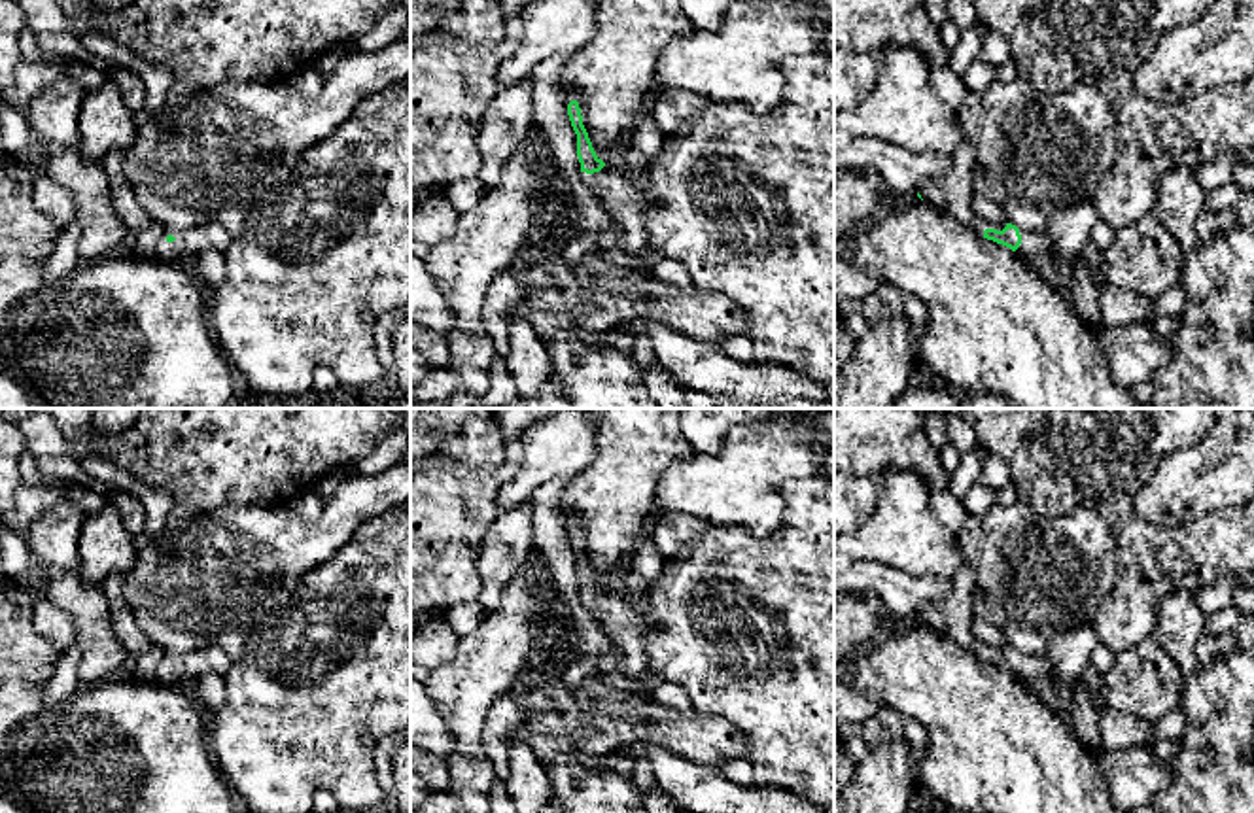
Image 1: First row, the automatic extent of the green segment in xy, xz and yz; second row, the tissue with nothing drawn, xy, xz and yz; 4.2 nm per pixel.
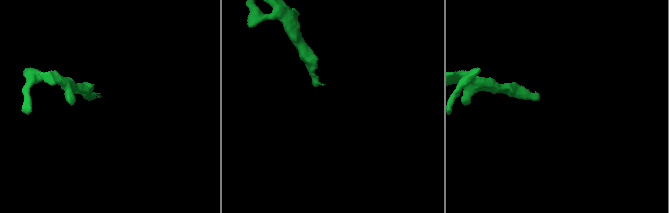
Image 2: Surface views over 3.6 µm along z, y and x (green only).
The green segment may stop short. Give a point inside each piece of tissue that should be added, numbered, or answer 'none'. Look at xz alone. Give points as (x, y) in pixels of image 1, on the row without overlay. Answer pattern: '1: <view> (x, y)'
1: xz (623, 619)

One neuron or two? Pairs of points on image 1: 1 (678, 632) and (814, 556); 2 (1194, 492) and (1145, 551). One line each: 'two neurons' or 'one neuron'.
1: one neuron
2: two neurons

